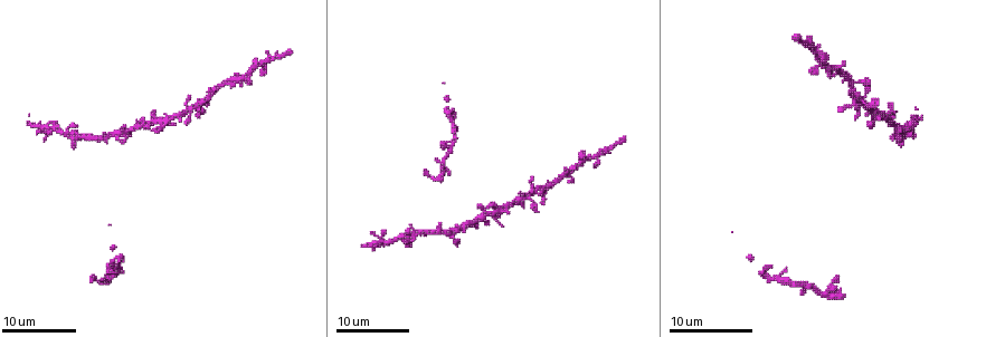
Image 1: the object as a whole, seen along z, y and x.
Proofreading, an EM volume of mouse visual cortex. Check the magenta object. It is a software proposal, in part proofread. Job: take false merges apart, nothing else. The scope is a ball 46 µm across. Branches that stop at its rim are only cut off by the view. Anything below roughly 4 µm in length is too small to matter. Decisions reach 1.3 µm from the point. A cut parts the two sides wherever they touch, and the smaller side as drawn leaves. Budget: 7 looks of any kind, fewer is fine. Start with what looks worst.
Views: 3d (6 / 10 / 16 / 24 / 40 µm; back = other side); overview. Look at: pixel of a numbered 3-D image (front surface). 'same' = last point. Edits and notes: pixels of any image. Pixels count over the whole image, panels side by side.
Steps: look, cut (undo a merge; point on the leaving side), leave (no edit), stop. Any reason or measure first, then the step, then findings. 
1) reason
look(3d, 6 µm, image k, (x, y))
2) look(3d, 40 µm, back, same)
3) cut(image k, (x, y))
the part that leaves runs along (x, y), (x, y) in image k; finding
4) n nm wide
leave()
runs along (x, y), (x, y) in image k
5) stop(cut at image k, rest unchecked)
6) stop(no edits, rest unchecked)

four or more arms meet
look(3d, 16 µm, image 1, (484, 210))

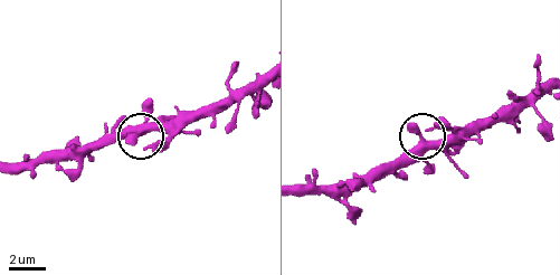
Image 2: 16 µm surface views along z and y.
zoom in
look(3d, 6 µm, image 2, (421, 141))

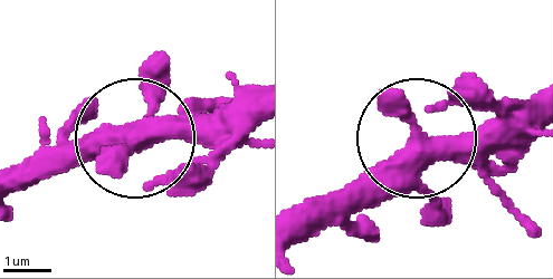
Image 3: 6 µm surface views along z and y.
380 nm wide
leave()
one cell here

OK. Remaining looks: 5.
small branch off a trunk
look(3d, 24 µm, image 1, (859, 100))

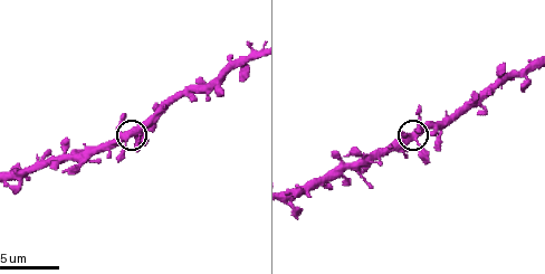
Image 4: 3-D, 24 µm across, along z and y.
closer look
look(3d, 6 µm, image 4, (131, 131))

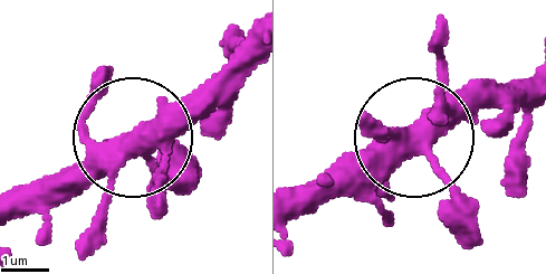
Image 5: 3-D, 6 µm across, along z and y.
leave()
runs along (293, 221), (353, 194), (409, 145), (469, 217) in image 5; all the same cell

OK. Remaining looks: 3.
a narrow waist
look(3d, 24 µm, image 1, (61, 130))

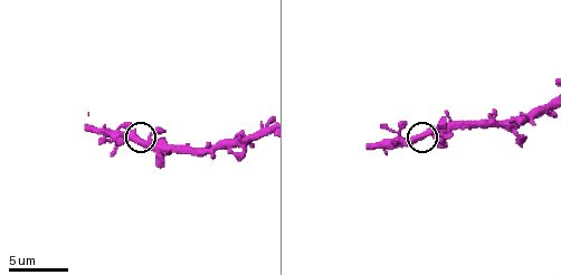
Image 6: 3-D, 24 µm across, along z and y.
look(3d, 6 µm, image 6, (140, 140))

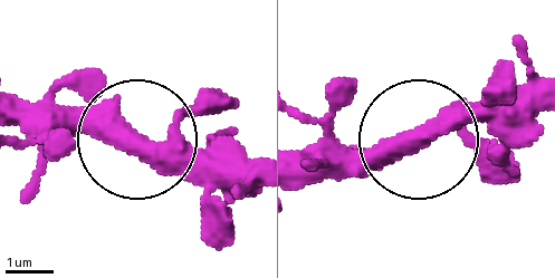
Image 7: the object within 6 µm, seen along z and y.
leave()
runs along (251, 170), (168, 157), (39, 102) in image 7; all the same cell

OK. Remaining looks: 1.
stop(no edits, rest unchecked)

